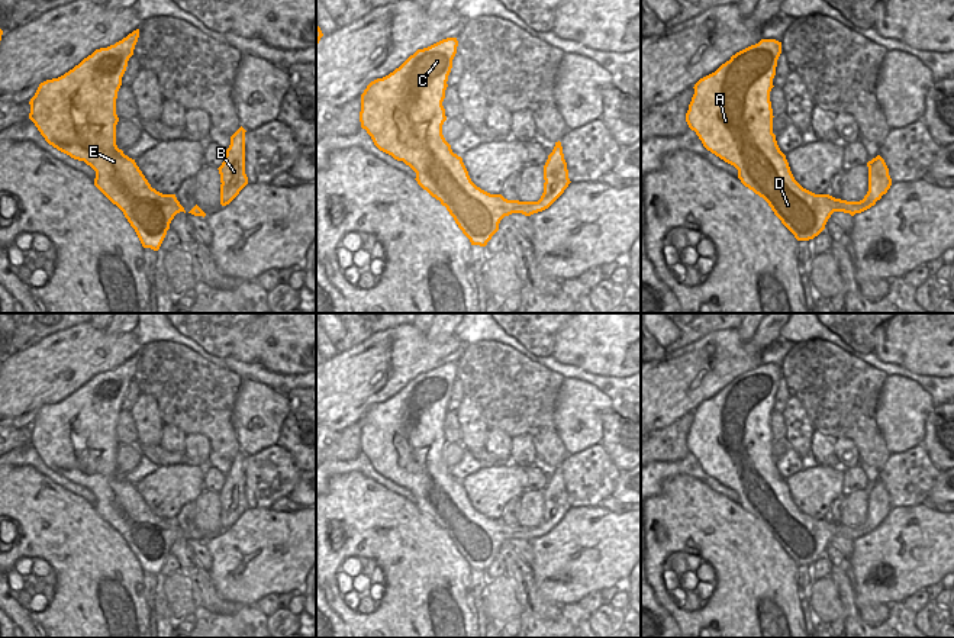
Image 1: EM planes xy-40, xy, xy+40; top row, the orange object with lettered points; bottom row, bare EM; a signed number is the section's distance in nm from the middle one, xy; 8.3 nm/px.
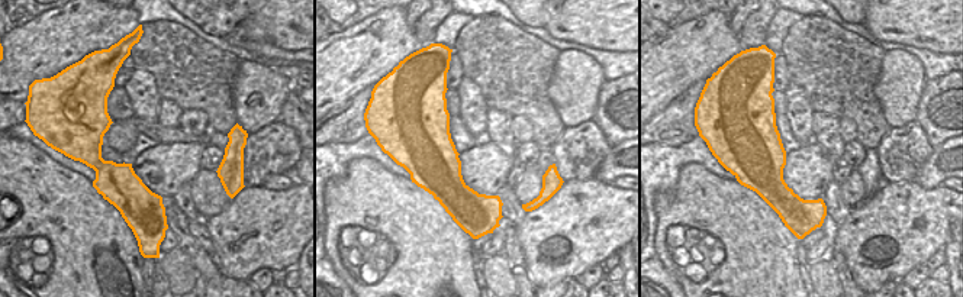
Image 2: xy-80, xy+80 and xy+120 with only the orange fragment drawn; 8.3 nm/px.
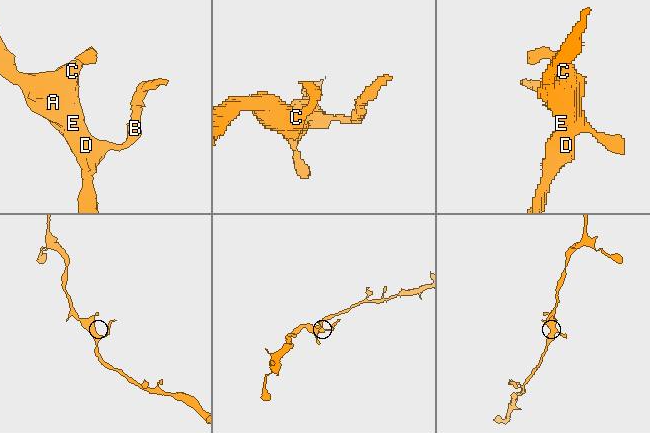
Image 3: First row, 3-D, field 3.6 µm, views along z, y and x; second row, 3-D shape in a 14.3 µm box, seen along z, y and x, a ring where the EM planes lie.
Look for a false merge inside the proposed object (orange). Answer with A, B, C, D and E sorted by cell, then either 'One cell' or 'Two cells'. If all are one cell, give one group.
Groups: A C D E / B. Two cells.

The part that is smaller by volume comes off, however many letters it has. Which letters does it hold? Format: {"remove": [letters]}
{"remove": ["B"]}

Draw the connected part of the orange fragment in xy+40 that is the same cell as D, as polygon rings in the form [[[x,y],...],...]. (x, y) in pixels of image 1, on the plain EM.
[[[761,364],[732,380],[715,397],[694,409],[686,447],[708,476],[738,494],[741,508],[768,528],[797,566],[809,566],[825,554],[831,539],[841,532],[841,523],[803,513],[777,470],[770,416],[780,378],[781,367]]]

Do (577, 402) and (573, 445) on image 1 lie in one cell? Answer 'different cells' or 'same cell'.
same cell

